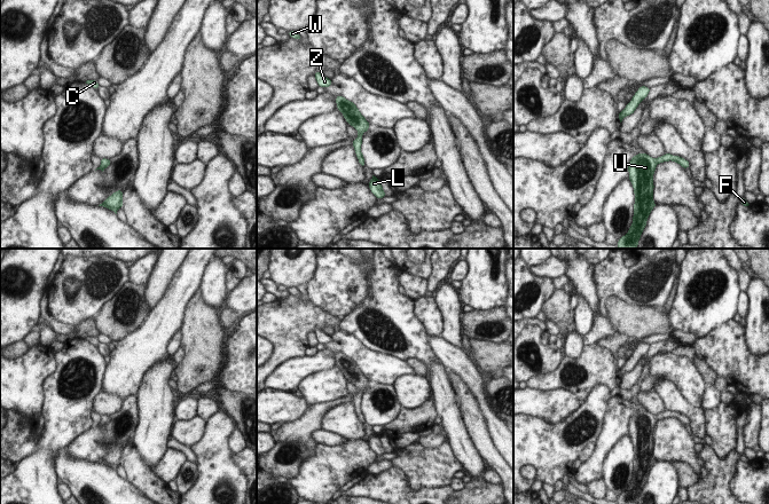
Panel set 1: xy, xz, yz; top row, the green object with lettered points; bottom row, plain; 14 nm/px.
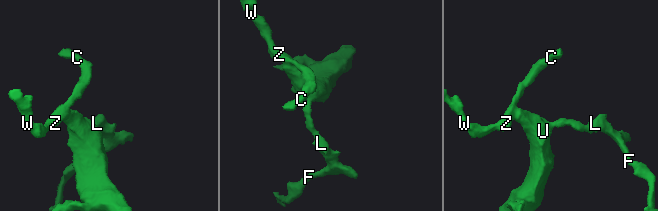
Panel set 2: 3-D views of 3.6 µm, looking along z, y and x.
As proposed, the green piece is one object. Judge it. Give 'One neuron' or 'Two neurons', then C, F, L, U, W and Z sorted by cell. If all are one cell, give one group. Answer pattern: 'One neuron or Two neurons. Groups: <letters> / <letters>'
One neuron. Groups: C F L U W Z

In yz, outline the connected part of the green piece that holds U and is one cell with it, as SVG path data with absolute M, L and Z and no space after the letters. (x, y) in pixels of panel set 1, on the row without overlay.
M648 410L635 411L628 420L629 438L634 444L635 459L633 480L626 491L619 495L618 504L637 504L641 491L646 483L648 474L656 464L653 457L653 431L658 420L675 418L683 425L689 425L690 419L672 410L665 410L658 415L652 415Z

